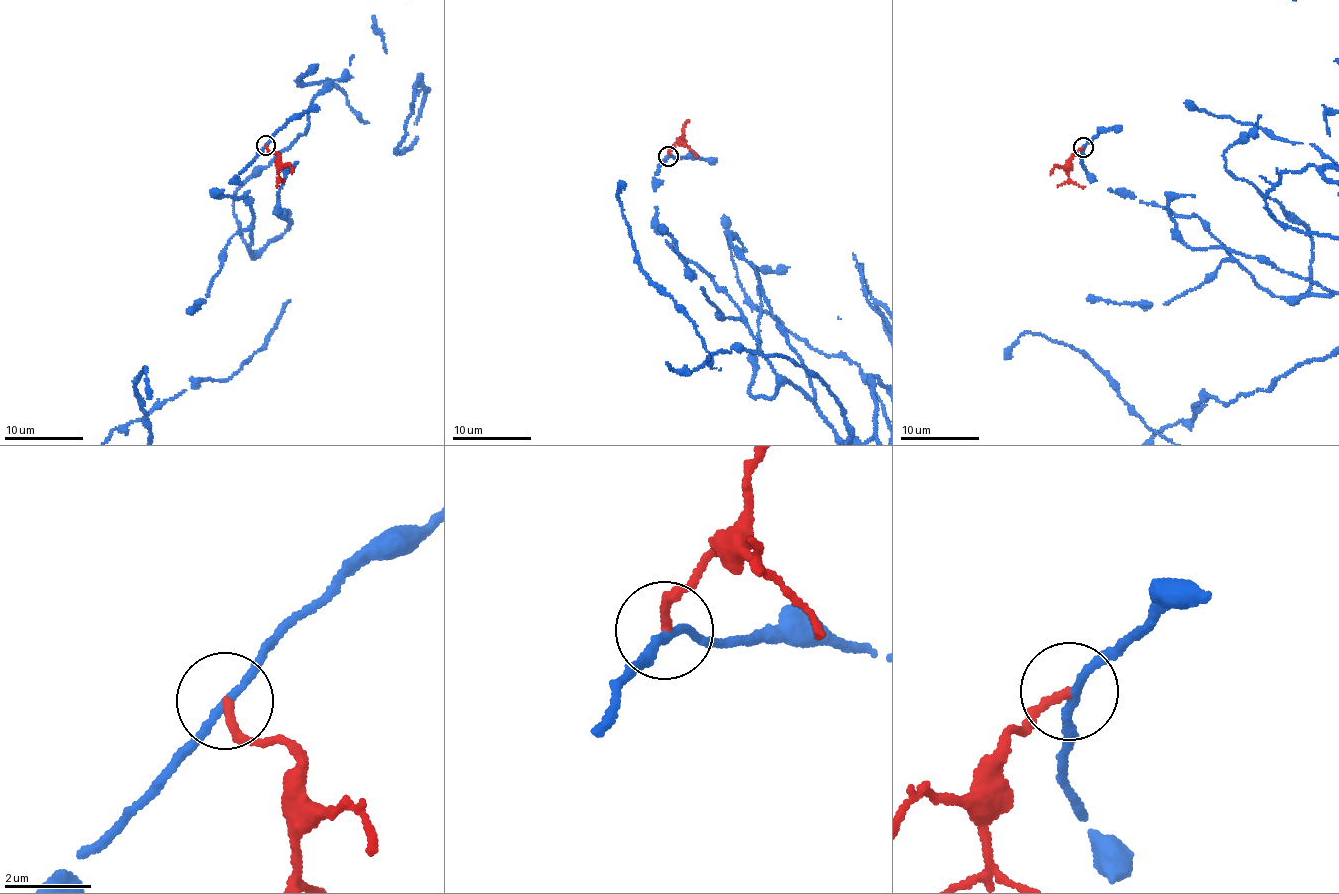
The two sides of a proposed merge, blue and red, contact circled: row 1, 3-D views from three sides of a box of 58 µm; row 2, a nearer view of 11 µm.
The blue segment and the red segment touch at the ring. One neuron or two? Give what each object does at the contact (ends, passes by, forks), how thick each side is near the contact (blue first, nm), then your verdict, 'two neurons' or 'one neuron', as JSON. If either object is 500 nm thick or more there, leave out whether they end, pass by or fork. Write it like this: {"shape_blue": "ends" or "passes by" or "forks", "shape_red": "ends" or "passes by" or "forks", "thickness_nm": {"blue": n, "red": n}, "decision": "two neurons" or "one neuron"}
{"shape_blue": "passes by", "shape_red": "ends", "thickness_nm": {"blue": 180, "red": 190}, "decision": "two neurons"}

